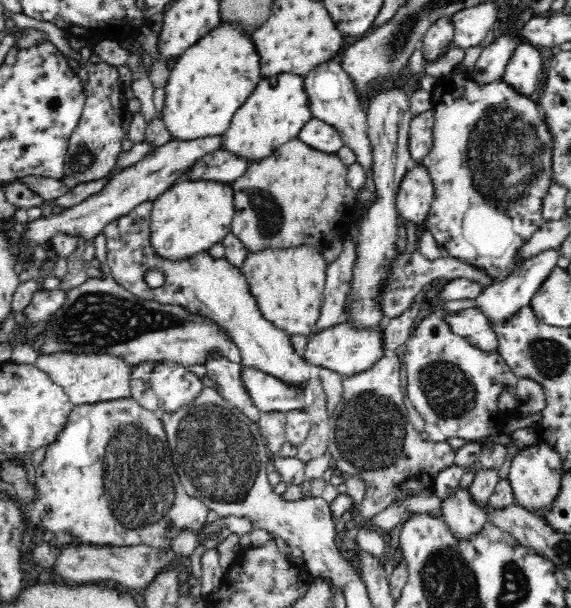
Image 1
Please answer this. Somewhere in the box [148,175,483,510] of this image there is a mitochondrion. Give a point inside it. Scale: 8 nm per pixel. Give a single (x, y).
(219, 456)

